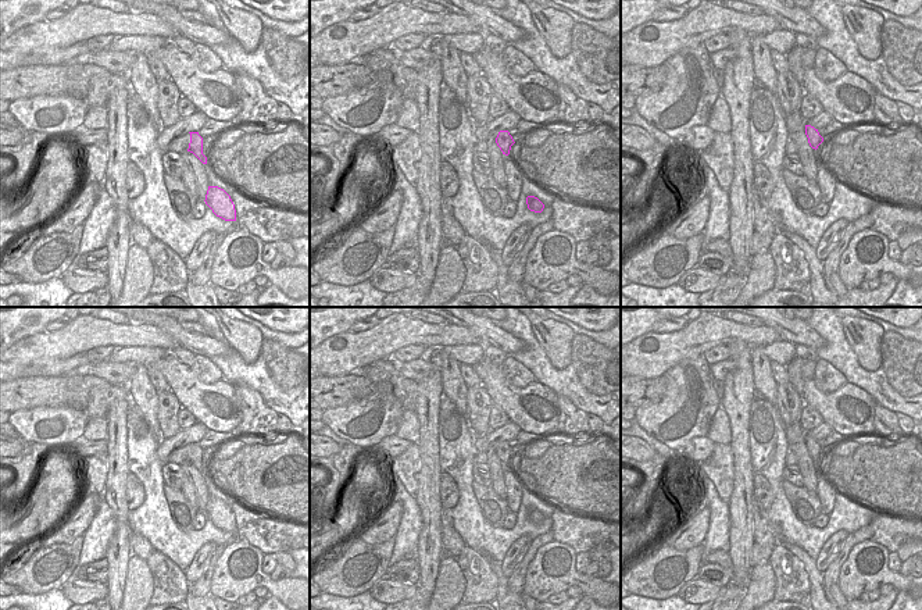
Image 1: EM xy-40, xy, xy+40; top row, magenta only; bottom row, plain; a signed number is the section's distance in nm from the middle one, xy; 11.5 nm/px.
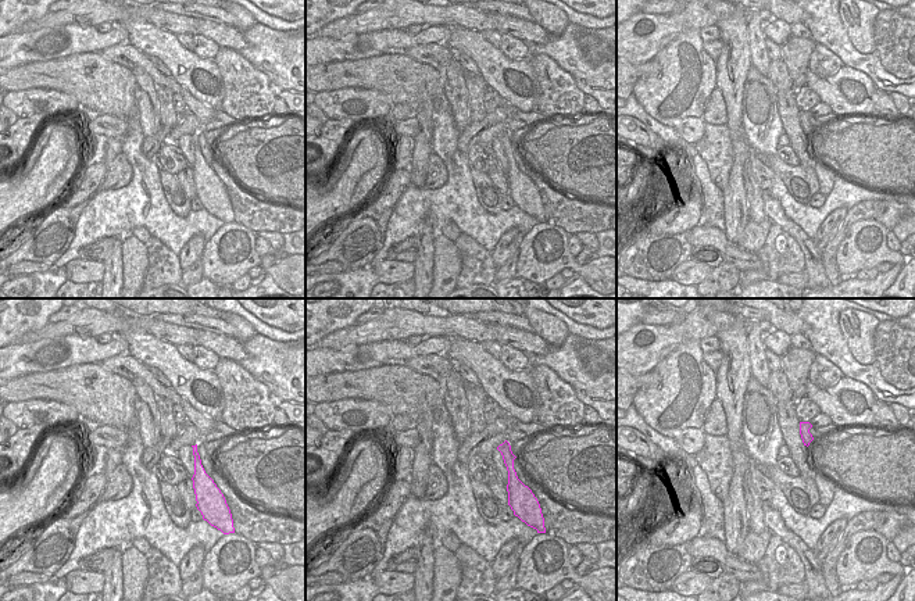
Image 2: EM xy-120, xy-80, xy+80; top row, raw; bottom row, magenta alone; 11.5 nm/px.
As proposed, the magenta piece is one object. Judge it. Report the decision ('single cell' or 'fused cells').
single cell

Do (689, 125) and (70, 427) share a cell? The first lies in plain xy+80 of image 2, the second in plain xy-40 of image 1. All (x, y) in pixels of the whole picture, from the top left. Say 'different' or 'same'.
different

